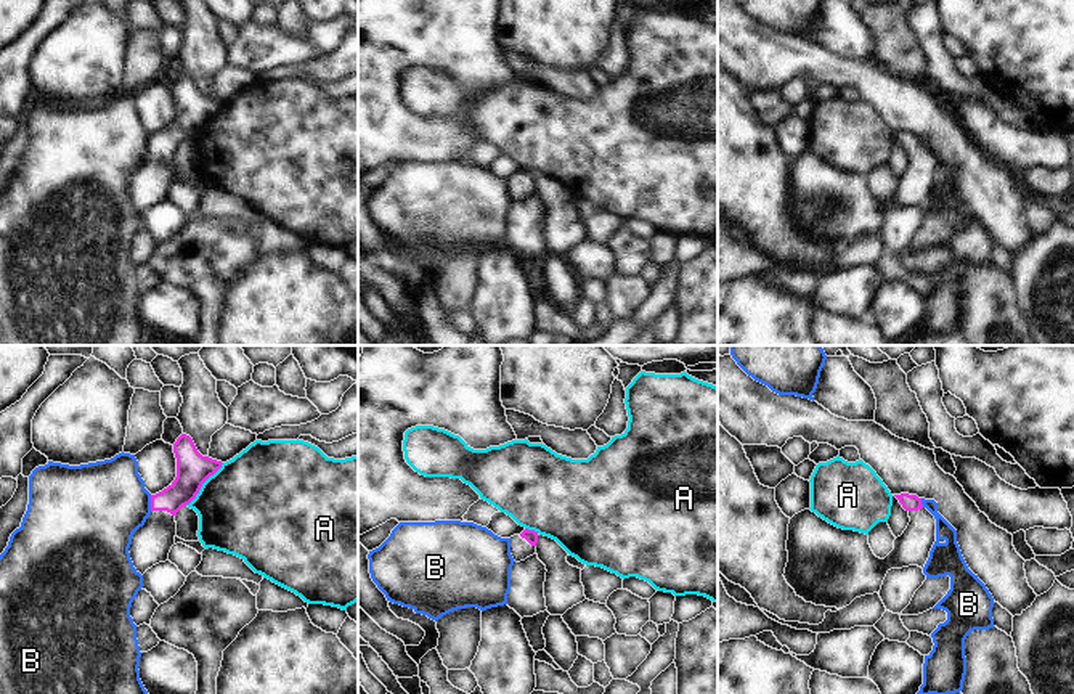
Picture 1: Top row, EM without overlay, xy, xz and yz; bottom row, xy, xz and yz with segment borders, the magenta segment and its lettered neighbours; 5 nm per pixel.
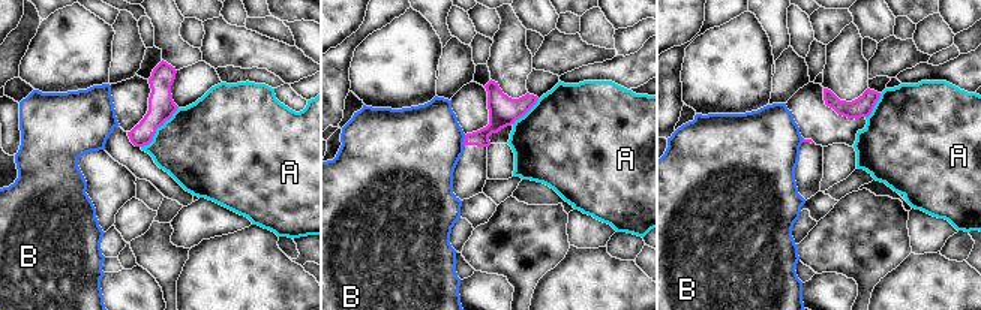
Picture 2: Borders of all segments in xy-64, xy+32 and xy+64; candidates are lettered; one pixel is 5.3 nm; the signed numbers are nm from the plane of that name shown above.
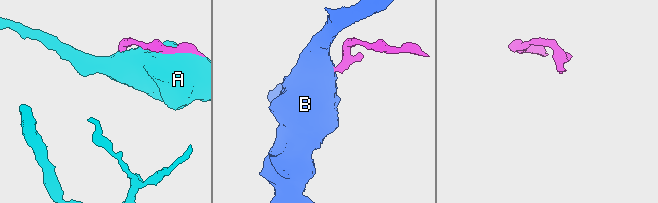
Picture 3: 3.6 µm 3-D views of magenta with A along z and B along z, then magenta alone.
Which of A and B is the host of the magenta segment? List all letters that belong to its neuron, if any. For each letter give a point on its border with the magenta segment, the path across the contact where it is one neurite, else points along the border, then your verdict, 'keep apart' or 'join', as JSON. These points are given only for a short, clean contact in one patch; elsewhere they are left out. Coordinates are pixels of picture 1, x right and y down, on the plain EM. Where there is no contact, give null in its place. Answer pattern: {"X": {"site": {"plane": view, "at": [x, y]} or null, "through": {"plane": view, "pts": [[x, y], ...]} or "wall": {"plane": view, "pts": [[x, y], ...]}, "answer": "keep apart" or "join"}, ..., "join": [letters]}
{"A": {"site": {"plane": "xy", "at": [201, 126]}, "answer": "keep apart"}, "B": {"site": {"plane": "xy", "at": [151, 143]}, "wall": {"plane": "xy", "pts": [[150, 135], [151, 150]]}, "answer": "keep apart"}, "join": []}

